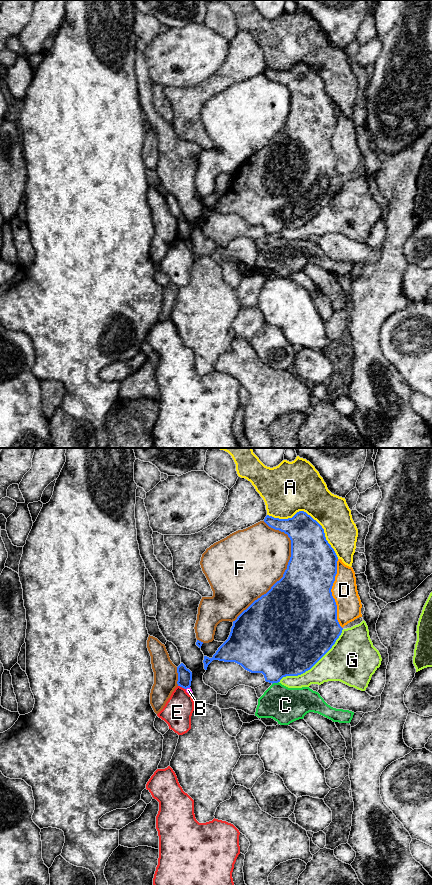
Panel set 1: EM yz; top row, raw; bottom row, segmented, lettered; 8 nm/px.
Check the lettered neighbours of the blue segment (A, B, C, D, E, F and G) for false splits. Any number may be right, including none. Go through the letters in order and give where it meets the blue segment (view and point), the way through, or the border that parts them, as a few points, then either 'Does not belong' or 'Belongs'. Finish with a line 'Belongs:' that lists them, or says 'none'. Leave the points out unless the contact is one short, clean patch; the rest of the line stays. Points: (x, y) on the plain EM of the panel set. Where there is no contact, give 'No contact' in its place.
A: Touches blue at yz (309, 67). Does not belong
B: Touches blue at yz (187, 239). Boundary: yz (189, 239), (186, 241). Does not belong
C: Touches blue at yz (275, 234). Boundary: yz (278, 233), (272, 236). Does not belong
D: Touches blue at yz (331, 146). Does not belong
E: Touches blue at yz (182, 239). Does not belong
F: Touches blue at yz (286, 121). Does not belong
G: Touches blue at yz (313, 217). Does not belong
Belongs: none

